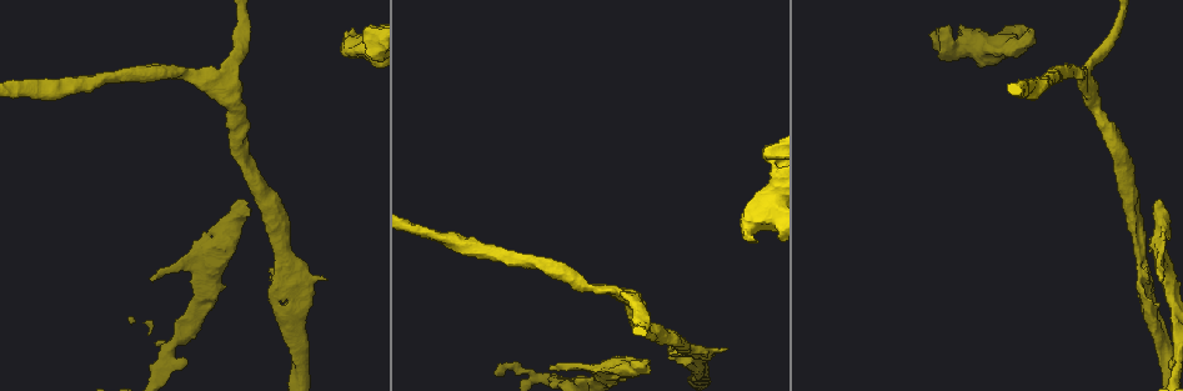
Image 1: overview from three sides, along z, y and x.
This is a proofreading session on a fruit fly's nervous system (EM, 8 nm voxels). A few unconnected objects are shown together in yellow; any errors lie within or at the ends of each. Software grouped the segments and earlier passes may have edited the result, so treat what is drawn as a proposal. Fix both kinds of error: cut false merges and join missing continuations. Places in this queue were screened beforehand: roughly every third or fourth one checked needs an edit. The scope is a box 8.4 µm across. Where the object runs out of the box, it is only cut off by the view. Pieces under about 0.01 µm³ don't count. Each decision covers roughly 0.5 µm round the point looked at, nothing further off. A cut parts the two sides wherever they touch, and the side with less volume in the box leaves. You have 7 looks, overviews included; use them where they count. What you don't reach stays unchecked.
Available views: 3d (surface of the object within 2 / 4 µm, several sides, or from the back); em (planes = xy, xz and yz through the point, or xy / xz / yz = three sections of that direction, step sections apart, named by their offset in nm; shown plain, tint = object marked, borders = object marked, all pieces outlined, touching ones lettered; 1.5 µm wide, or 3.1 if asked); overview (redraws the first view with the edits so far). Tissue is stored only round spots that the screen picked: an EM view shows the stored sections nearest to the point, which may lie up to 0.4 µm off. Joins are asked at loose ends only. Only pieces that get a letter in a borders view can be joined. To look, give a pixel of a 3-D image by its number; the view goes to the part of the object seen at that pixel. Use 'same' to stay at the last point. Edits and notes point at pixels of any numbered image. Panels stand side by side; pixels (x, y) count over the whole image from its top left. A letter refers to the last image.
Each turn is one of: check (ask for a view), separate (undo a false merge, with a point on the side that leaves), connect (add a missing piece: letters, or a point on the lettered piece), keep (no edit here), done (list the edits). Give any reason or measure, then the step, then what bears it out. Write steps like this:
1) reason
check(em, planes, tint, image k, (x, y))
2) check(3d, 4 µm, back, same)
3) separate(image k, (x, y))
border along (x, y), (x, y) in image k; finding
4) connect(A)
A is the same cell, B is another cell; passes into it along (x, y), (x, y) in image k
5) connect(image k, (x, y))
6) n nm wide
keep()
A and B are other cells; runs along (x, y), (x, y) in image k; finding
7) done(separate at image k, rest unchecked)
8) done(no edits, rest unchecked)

a fork
check(em, planes, borders, image 1, (1086, 95))

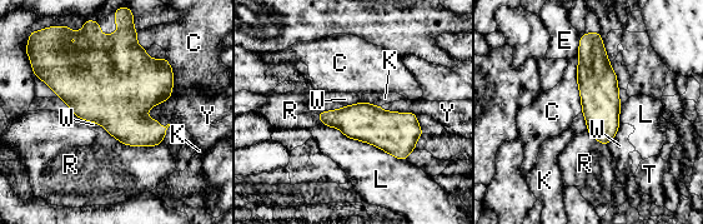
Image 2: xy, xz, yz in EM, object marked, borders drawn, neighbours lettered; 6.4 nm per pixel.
keep()
C, E, K, L, R, T, W and Y are other cells; all the same cell

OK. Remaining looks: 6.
free end
check(3d, 4 µm, image 1, (754, 237))

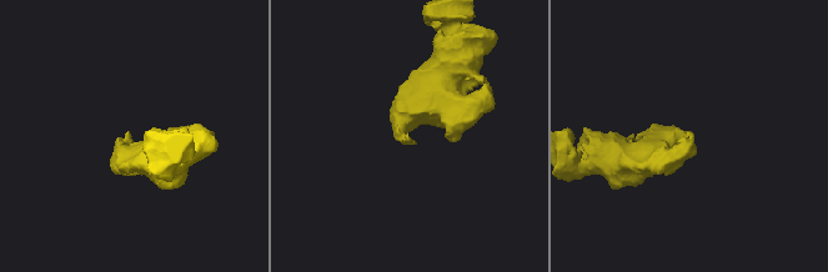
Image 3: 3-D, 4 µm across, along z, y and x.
now the EM
check(em, yz, step 4, borders, image 3, (129, 131))

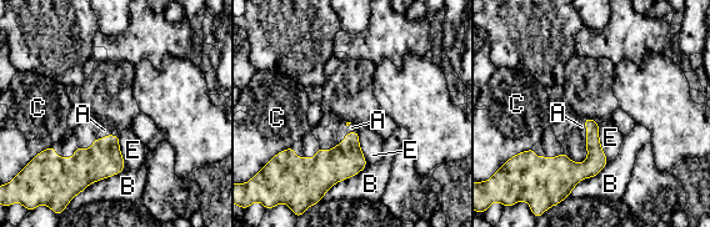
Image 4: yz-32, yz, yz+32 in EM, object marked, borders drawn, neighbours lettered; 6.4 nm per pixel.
check(em, planes, borders, same)

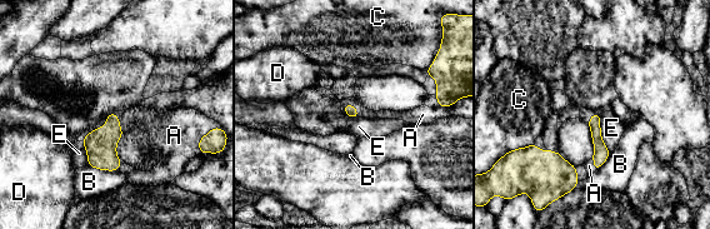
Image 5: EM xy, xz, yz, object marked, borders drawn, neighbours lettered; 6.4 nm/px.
connect(image 5, (363, 111))
A is the same cell, B, C, D and E are other cells; the cell continues

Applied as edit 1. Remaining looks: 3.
branch stops here
check(em, xy, step 4, borders, image 1, (551, 367))

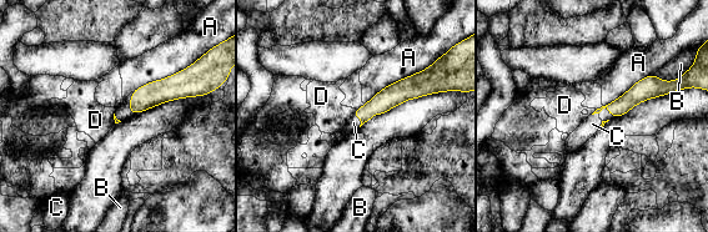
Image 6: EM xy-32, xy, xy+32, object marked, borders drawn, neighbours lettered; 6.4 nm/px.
connect(image 6, (354, 122))
C is the same cell, A, B and D are other cells; passes into it along (391, 96), (360, 119), (354, 122) in image 6; the cell continues

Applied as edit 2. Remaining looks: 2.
done(connect at image 5, connect at image 6, rest unchecked)

